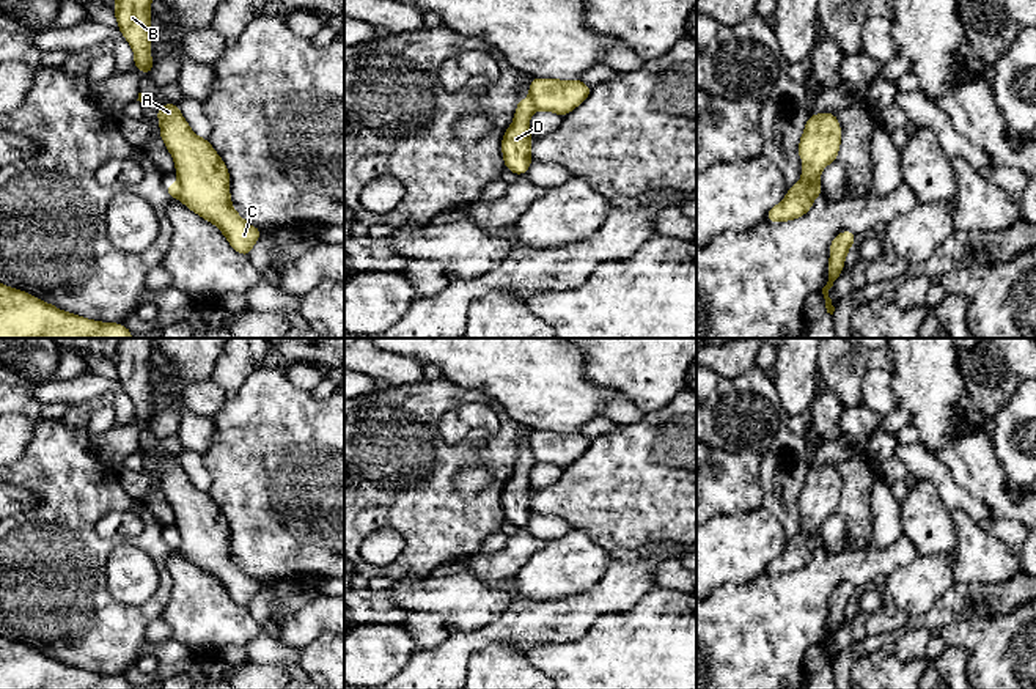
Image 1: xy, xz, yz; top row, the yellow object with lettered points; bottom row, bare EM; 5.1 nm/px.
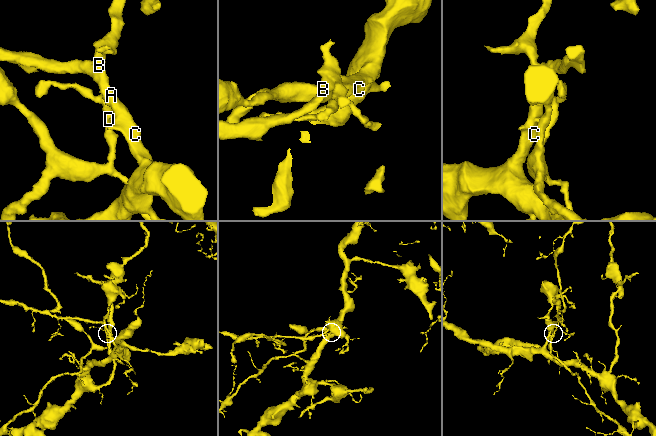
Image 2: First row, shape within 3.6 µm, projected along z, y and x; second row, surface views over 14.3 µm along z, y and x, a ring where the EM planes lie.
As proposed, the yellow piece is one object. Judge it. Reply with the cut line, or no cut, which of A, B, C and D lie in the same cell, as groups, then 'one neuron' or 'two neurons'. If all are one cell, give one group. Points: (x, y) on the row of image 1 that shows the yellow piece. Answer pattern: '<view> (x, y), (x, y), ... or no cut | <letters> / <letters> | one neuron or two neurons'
xy (180, 183), (176, 195) | A B C / D | two neurons

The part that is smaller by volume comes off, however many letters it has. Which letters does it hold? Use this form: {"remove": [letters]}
{"remove": ["D"]}

